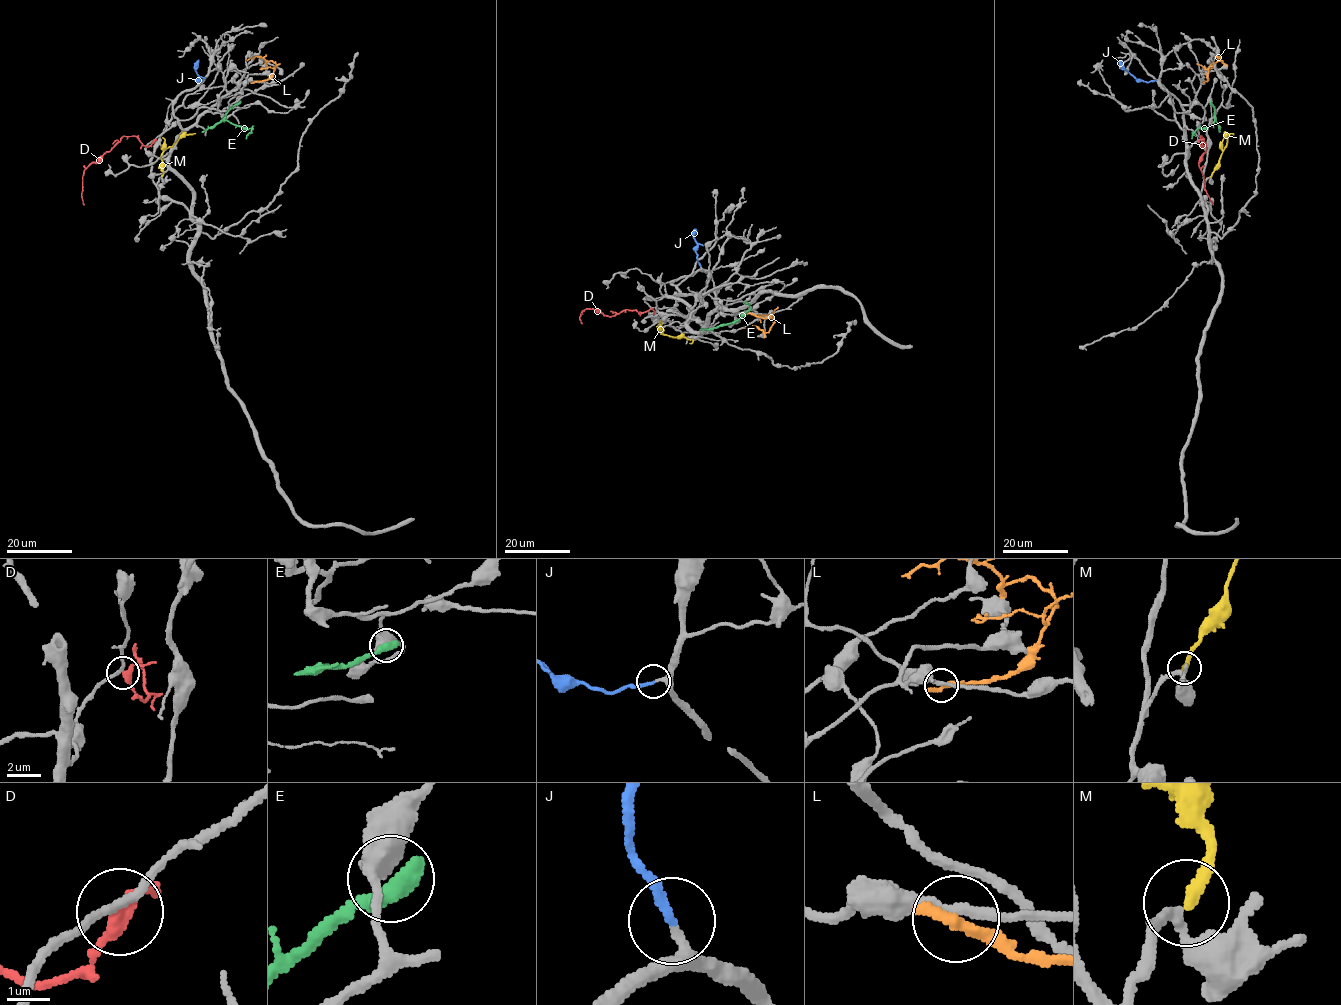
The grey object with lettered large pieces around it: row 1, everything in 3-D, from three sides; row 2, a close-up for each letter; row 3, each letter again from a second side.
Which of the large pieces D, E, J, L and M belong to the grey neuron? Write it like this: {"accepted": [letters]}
{"accepted": ["J", "M"]}

